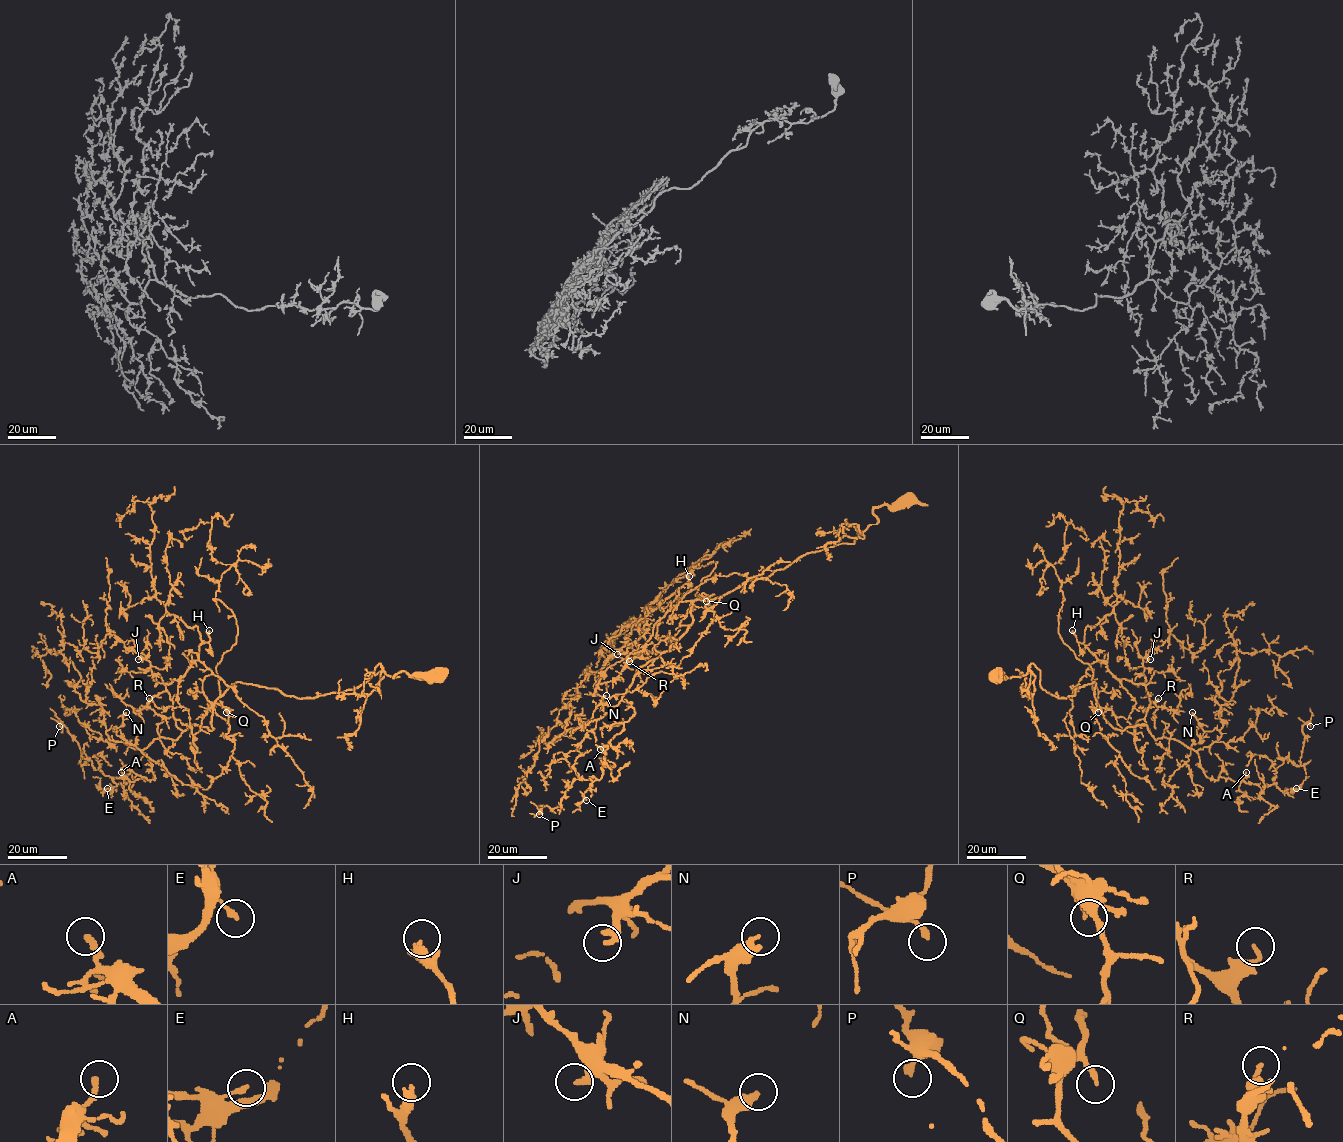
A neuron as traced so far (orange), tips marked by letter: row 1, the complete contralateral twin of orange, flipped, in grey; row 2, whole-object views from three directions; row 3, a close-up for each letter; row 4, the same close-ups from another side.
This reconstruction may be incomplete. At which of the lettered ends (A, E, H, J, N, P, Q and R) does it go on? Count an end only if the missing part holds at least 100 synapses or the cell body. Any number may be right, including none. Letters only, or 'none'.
H

